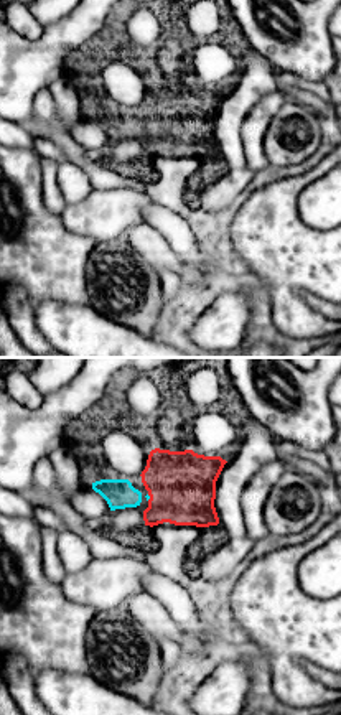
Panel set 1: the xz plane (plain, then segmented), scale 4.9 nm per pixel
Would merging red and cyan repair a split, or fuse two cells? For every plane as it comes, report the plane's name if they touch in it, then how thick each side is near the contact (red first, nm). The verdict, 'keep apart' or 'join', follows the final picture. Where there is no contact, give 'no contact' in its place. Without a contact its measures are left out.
xz | 340/20 nm

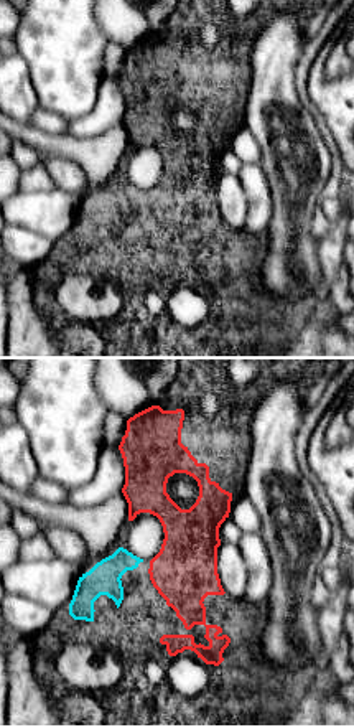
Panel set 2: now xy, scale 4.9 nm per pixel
no contact

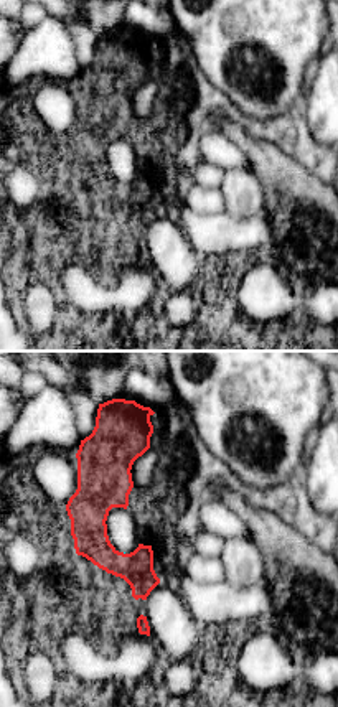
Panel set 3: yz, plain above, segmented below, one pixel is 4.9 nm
no contact

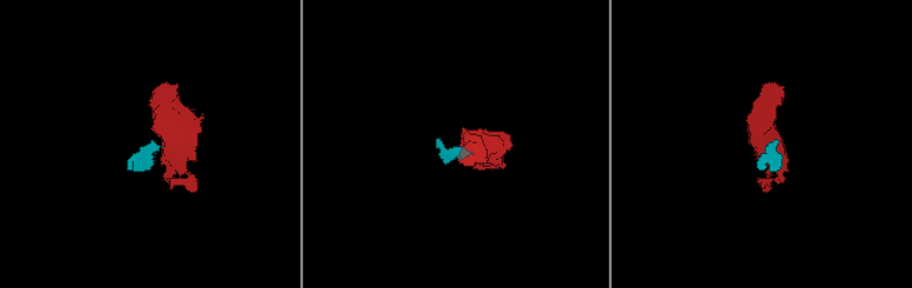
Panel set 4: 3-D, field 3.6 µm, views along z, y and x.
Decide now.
join

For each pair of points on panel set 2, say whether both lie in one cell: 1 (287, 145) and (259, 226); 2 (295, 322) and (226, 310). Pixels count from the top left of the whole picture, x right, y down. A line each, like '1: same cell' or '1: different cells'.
1: different cells
2: same cell

